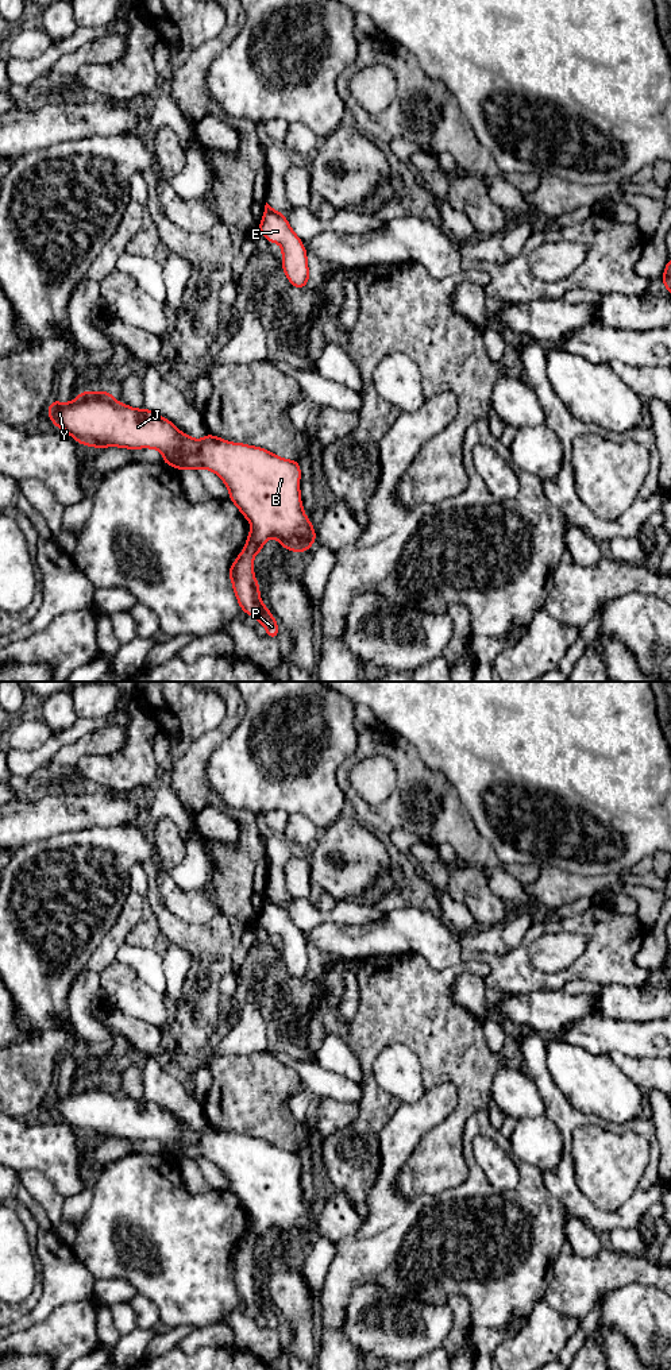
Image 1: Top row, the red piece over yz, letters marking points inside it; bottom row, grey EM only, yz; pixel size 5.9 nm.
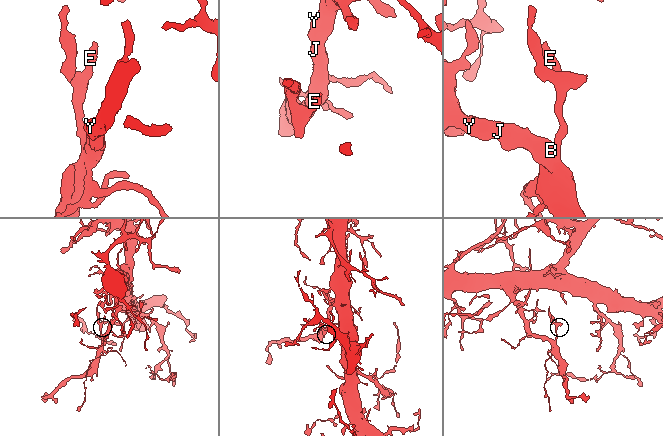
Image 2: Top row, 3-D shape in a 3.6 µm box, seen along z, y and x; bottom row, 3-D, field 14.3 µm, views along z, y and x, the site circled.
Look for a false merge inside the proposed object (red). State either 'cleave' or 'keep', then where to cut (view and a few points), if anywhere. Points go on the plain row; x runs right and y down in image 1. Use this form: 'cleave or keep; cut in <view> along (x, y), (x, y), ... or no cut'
cleave; cut in yz along (250, 1222), (254, 1228), (265, 1231)

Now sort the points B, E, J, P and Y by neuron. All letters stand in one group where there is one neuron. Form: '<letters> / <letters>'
B E J Y / P

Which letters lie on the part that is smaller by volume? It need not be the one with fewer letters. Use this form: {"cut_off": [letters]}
{"cut_off": ["P"]}

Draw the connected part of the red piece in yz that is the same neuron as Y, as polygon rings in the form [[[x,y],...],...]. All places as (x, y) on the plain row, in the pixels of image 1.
[[[81,1083],[80,1087],[66,1095],[61,1095],[54,1091],[49,1099],[47,1104],[51,1114],[63,1122],[66,1122],[73,1130],[76,1130],[82,1136],[92,1136],[96,1139],[103,1138],[123,1138],[130,1141],[136,1139],[154,1139],[162,1143],[162,1154],[166,1157],[173,1157],[178,1162],[182,1159],[207,1159],[219,1166],[230,1182],[230,1190],[239,1199],[240,1204],[252,1216],[252,1228],[267,1231],[270,1228],[277,1230],[282,1239],[290,1240],[293,1243],[309,1242],[311,1236],[316,1231],[316,1223],[312,1219],[312,1212],[309,1212],[304,1204],[301,1186],[300,1186],[300,1153],[282,1150],[261,1138],[251,1138],[242,1134],[228,1134],[224,1130],[215,1128],[211,1124],[203,1131],[196,1131],[186,1124],[182,1124],[177,1118],[161,1108],[158,1104],[149,1100],[134,1100],[128,1096],[117,1093],[111,1084],[107,1083]]]

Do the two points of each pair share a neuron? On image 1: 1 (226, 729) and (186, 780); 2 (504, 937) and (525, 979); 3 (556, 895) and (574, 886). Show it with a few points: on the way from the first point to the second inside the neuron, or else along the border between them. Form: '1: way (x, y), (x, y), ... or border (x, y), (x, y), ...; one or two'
1: way (212, 741), (195, 759), (191, 767); one
2: border (531, 925), (509, 950), (479, 953); two
3: way (560, 891), (565, 887), (570, 887); one

